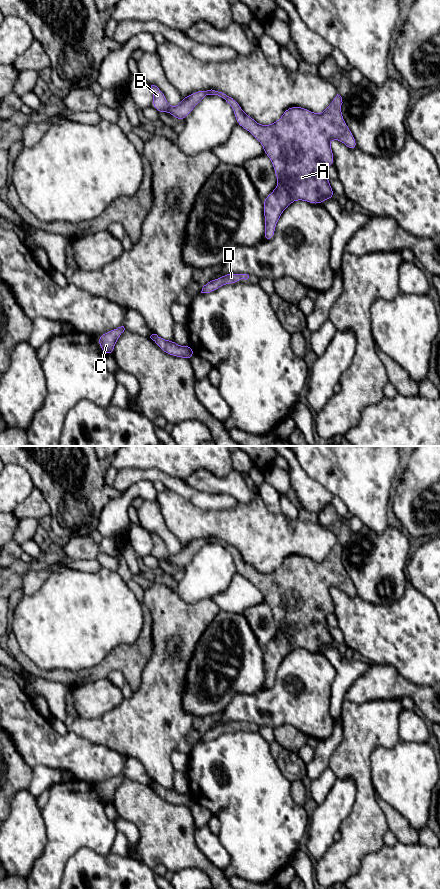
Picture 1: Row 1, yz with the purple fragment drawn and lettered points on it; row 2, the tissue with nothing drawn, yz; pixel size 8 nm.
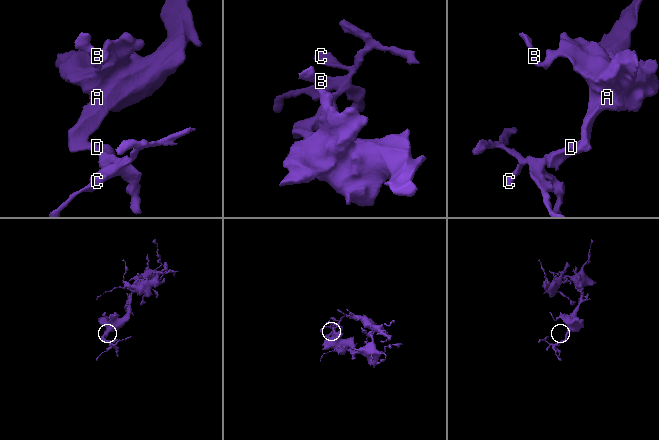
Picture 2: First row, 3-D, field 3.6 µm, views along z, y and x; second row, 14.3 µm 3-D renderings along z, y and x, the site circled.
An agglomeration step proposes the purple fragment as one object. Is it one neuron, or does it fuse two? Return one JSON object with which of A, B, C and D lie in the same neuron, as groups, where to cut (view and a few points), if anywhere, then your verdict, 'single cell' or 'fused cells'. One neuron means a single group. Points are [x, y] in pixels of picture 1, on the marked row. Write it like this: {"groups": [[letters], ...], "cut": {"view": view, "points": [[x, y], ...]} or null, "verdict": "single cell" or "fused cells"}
{"groups": [["A", "B", "C", "D"]], "cut": null, "verdict": "single cell"}

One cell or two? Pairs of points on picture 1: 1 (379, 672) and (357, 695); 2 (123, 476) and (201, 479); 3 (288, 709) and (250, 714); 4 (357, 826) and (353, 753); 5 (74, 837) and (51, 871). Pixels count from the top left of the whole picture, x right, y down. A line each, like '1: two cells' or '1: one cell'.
1: one cell
2: two cells
3: one cell
4: one cell
5: one cell

